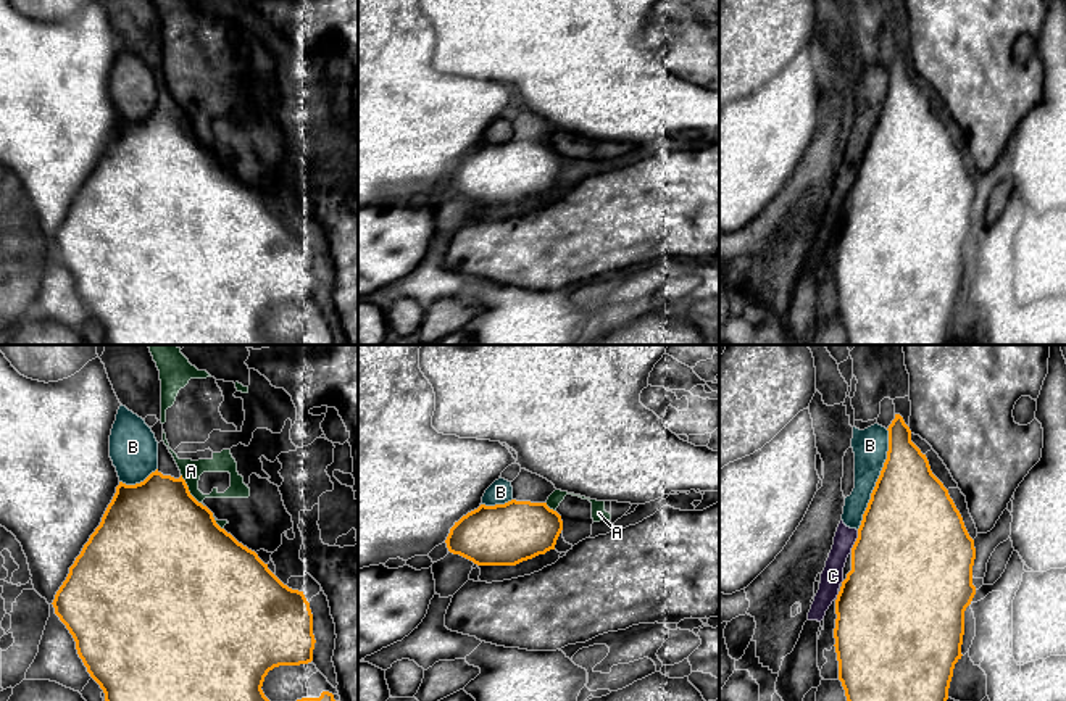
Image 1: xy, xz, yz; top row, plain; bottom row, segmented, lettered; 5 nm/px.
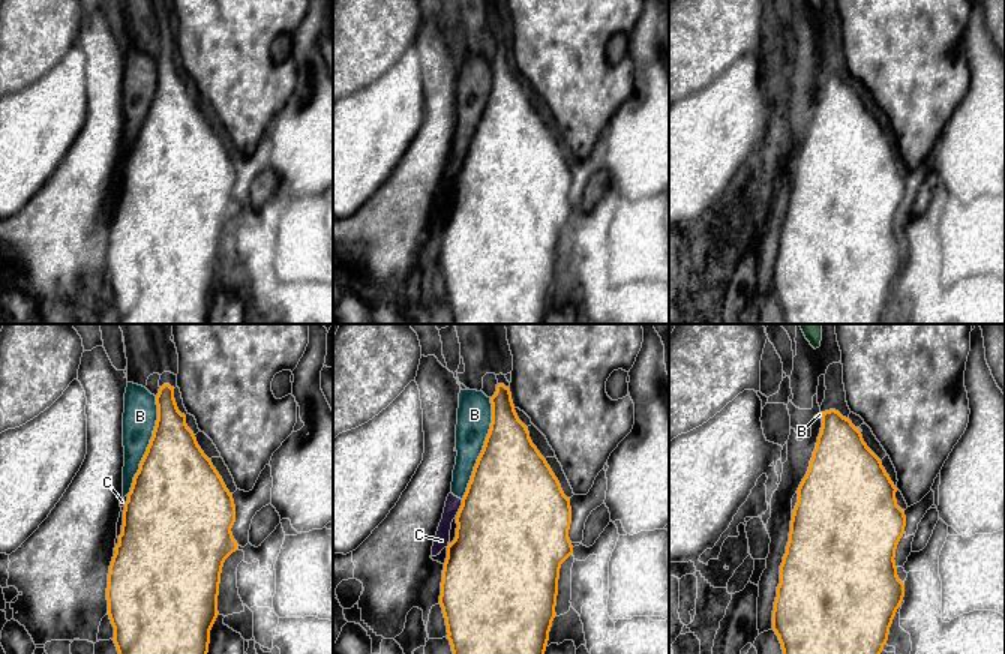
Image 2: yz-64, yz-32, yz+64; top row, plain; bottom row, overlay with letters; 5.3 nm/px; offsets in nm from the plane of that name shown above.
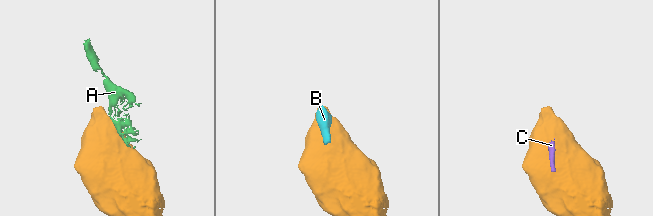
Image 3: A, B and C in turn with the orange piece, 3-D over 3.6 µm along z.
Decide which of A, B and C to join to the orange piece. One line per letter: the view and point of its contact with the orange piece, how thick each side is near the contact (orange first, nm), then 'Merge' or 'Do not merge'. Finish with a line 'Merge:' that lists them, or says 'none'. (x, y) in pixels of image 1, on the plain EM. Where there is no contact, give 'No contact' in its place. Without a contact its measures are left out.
A: Touches orange at xy (187, 129). Thickness 500 nm (orange) against 110 nm. Do not merge
B: Touches orange at yz (878, 118). Thickness 440 nm (orange) against 170 nm. Do not merge
C: Touches orange at yz (855, 181). Thickness 500 nm (orange) against 110 nm. Do not merge
Merge: none

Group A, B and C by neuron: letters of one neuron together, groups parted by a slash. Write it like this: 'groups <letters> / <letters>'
groups A / B C

